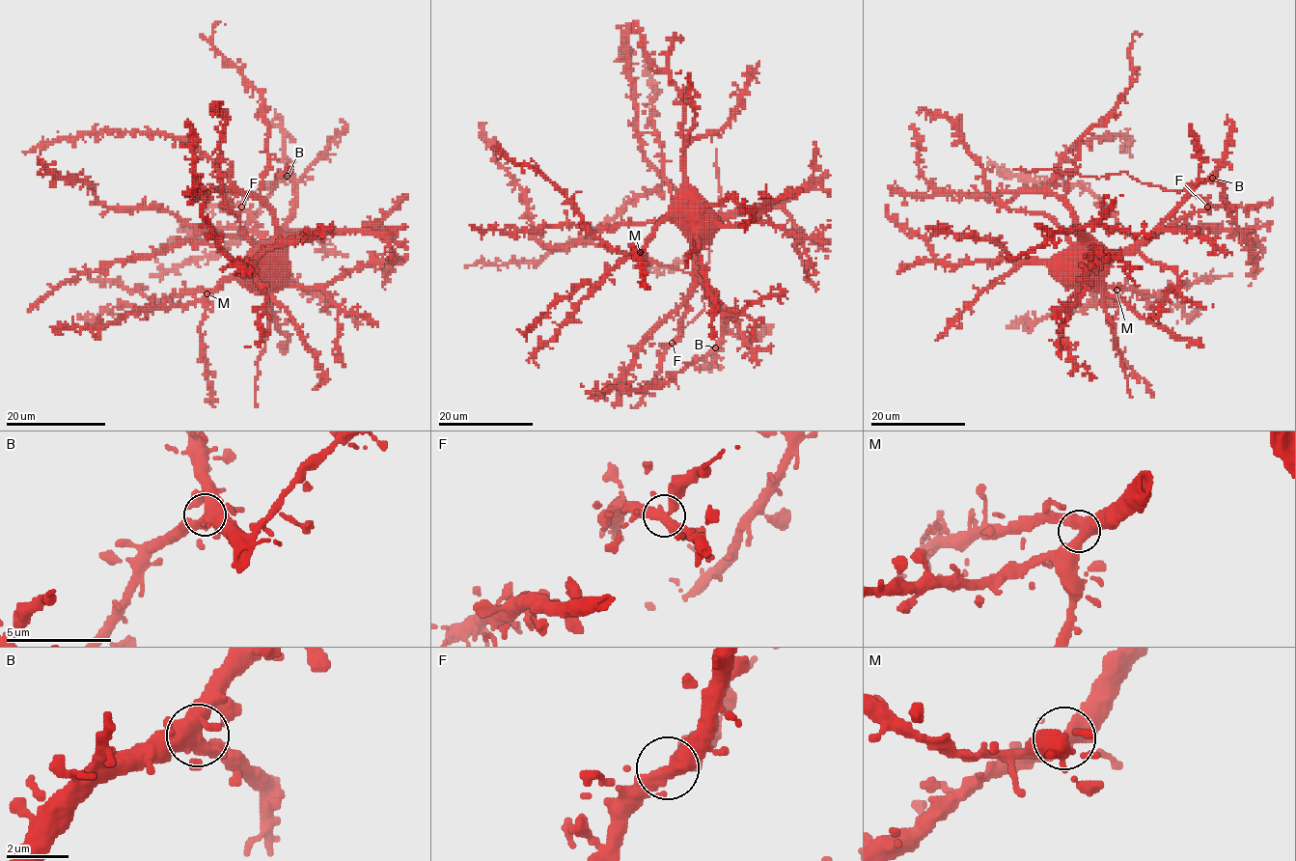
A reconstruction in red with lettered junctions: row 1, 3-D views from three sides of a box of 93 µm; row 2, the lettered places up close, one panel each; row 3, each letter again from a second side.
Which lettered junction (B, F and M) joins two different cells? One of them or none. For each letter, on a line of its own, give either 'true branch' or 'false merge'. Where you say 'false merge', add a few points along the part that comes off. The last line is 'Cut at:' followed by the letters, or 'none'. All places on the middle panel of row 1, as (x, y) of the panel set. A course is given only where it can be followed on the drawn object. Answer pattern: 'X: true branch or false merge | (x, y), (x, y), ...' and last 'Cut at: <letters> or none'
B: true branch
F: true branch
M: true branch
Cut at: none

